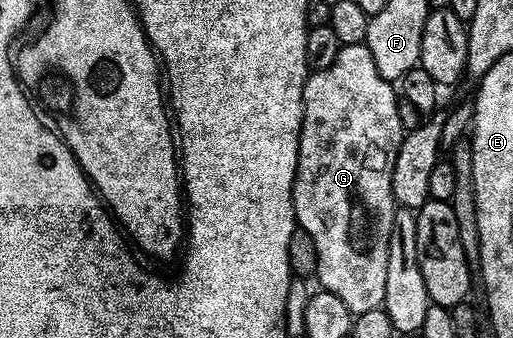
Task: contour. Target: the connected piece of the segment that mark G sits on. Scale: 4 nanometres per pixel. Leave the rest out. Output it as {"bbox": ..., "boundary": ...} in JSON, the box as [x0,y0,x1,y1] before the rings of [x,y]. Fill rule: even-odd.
{"bbox":[293,41,403,317],"boundary":[[[361,41],[341,45],[331,65],[314,70],[306,79],[303,89],[303,121],[293,182],[293,208],[297,214],[297,225],[302,232],[305,230],[309,234],[317,250],[316,281],[321,282],[319,284],[324,290],[342,299],[357,317],[378,310],[385,297],[388,241],[394,211],[389,203],[385,203],[385,211],[381,211],[381,195],[392,195],[392,170],[403,136],[398,98],[394,84],[379,75],[371,51]],[[374,192],[377,193],[377,203],[365,203],[365,195],[373,199]]]}

